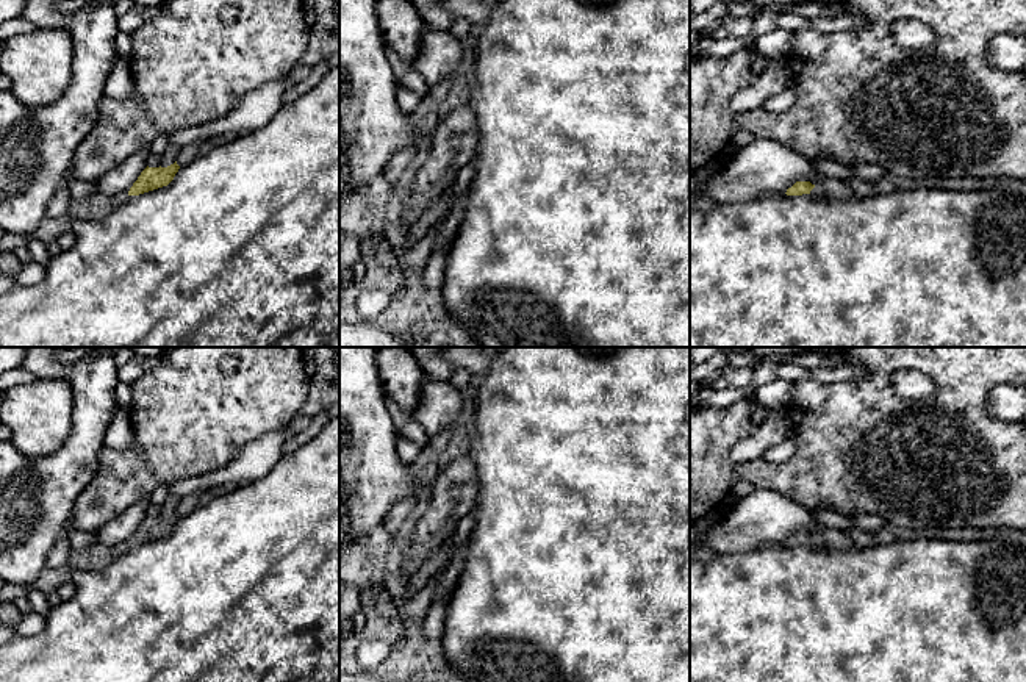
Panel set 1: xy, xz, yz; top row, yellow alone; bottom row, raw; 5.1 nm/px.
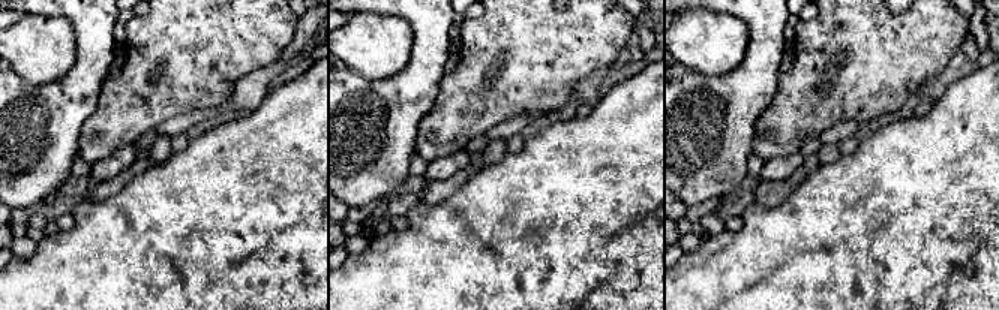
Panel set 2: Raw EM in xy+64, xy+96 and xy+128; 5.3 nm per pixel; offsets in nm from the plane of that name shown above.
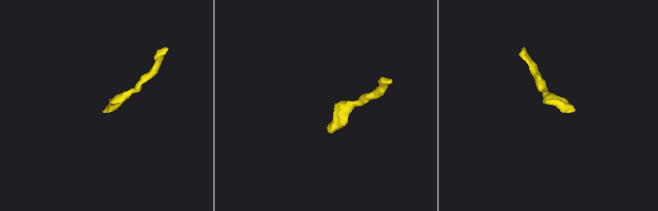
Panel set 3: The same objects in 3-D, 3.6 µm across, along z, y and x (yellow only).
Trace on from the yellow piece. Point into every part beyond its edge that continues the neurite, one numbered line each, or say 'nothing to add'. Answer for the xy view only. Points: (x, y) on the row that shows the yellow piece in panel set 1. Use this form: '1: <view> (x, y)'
nothing to add

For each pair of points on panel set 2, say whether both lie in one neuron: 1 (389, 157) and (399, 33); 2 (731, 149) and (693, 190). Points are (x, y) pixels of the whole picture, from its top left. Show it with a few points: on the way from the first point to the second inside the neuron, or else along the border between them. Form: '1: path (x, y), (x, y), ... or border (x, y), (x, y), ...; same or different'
1: border (413, 42), (408, 62), (396, 74), (362, 77); different
2: path (720, 159), (699, 180); same

